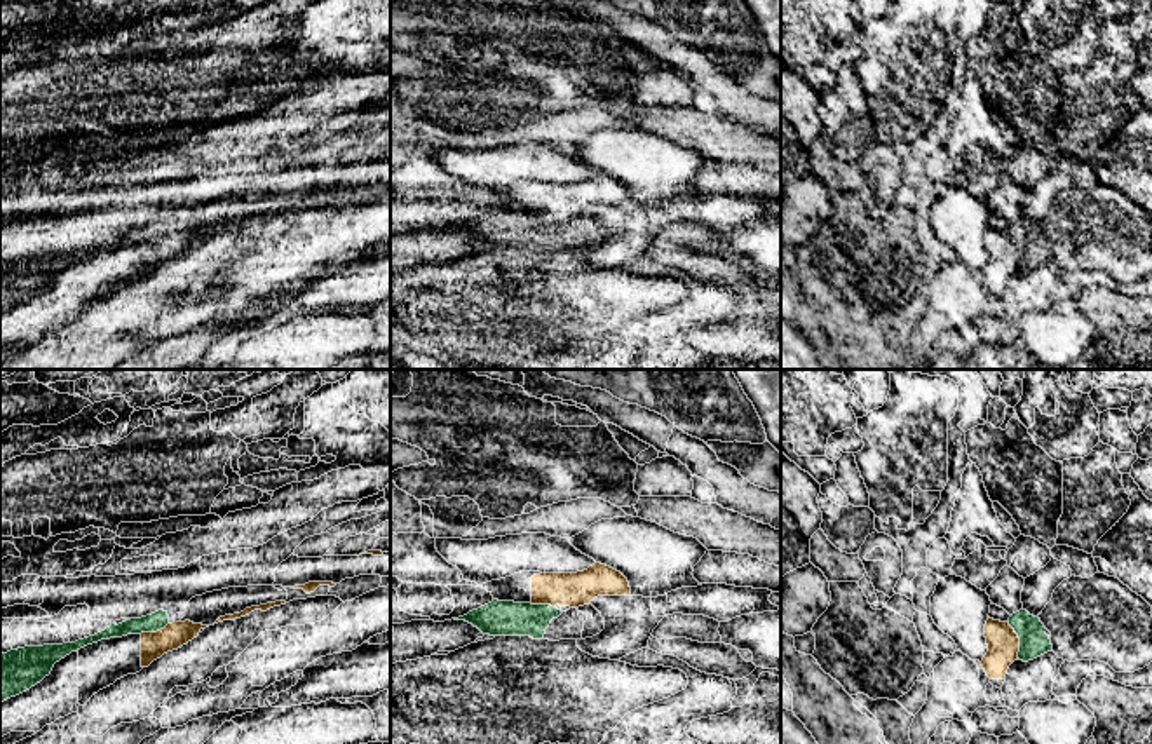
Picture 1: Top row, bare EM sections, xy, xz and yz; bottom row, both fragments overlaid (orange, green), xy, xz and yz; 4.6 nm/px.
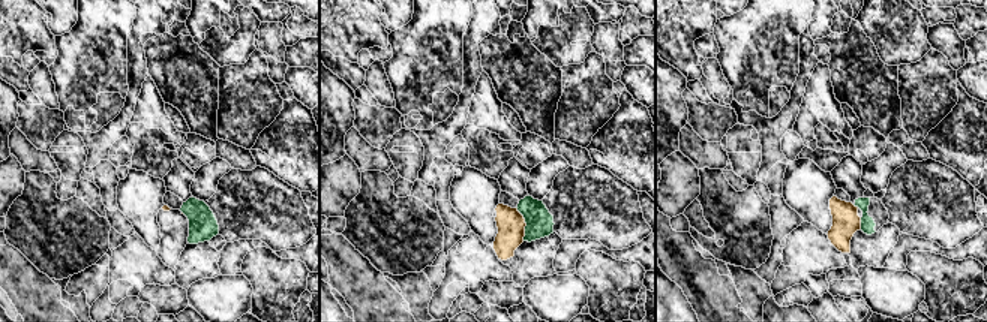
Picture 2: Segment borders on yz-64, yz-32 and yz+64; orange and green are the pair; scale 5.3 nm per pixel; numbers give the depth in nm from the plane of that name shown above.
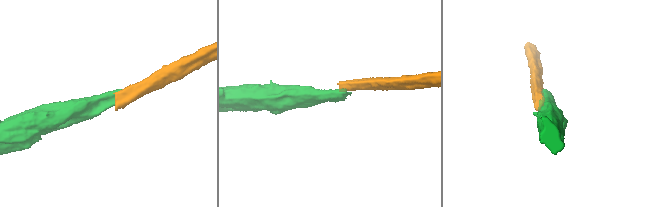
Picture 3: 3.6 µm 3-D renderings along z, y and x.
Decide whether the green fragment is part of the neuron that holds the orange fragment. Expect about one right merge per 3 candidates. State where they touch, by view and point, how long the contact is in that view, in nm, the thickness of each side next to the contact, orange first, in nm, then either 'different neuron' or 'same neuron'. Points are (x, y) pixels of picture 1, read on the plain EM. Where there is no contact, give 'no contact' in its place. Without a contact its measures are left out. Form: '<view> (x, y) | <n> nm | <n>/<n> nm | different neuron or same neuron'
yz (1018, 250) | 180 nm | 150/140 nm | different neuron

